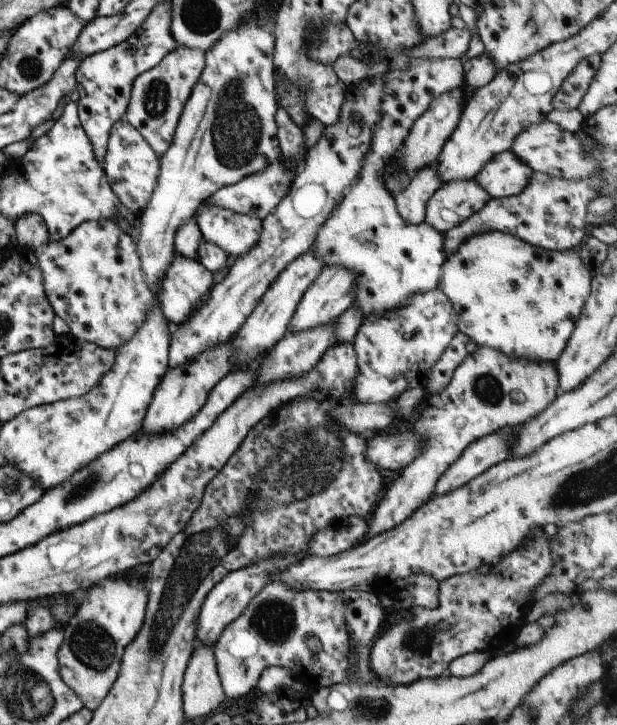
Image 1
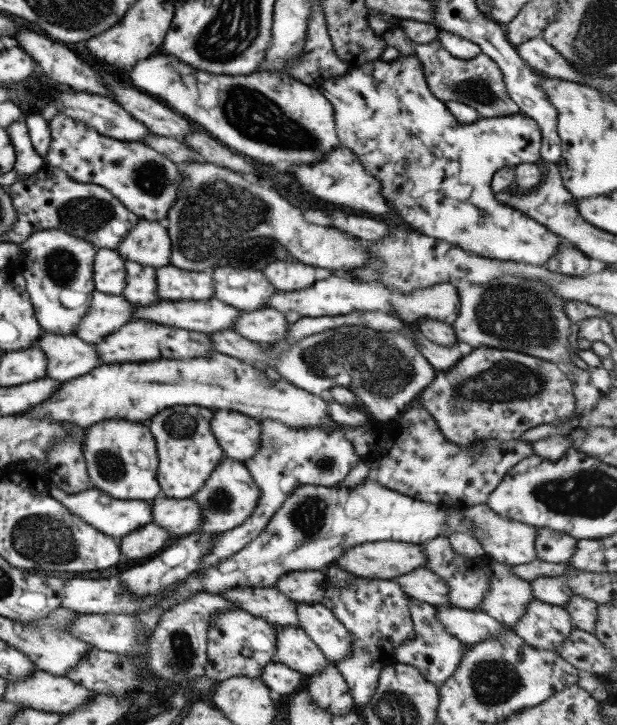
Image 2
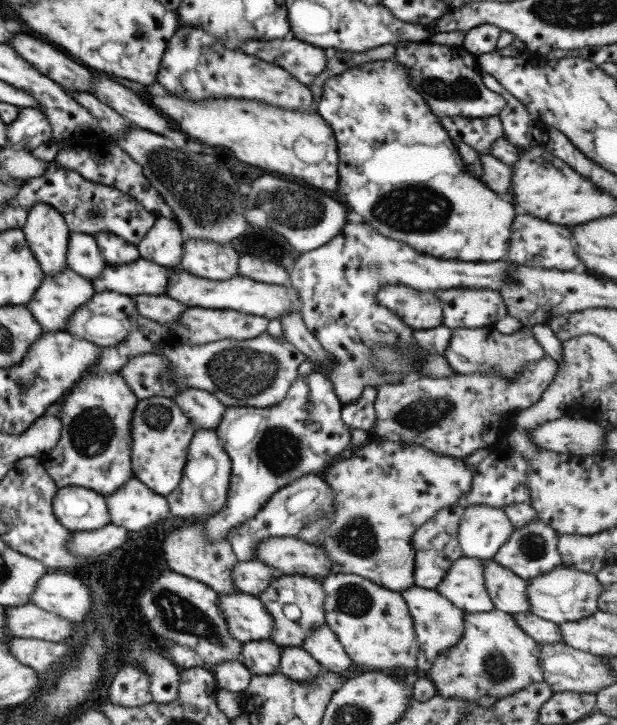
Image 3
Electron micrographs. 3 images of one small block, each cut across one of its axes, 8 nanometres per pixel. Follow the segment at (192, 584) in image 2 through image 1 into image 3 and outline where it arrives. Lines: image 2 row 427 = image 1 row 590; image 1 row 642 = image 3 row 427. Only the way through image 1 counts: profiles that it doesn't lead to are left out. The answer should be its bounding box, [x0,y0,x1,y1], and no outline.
[202,369,350,543]

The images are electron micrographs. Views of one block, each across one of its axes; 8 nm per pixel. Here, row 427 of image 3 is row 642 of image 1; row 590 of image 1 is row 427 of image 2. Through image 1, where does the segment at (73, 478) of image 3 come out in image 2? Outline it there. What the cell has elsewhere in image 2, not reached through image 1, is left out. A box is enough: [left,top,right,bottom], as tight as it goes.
[81,419,159,500]

